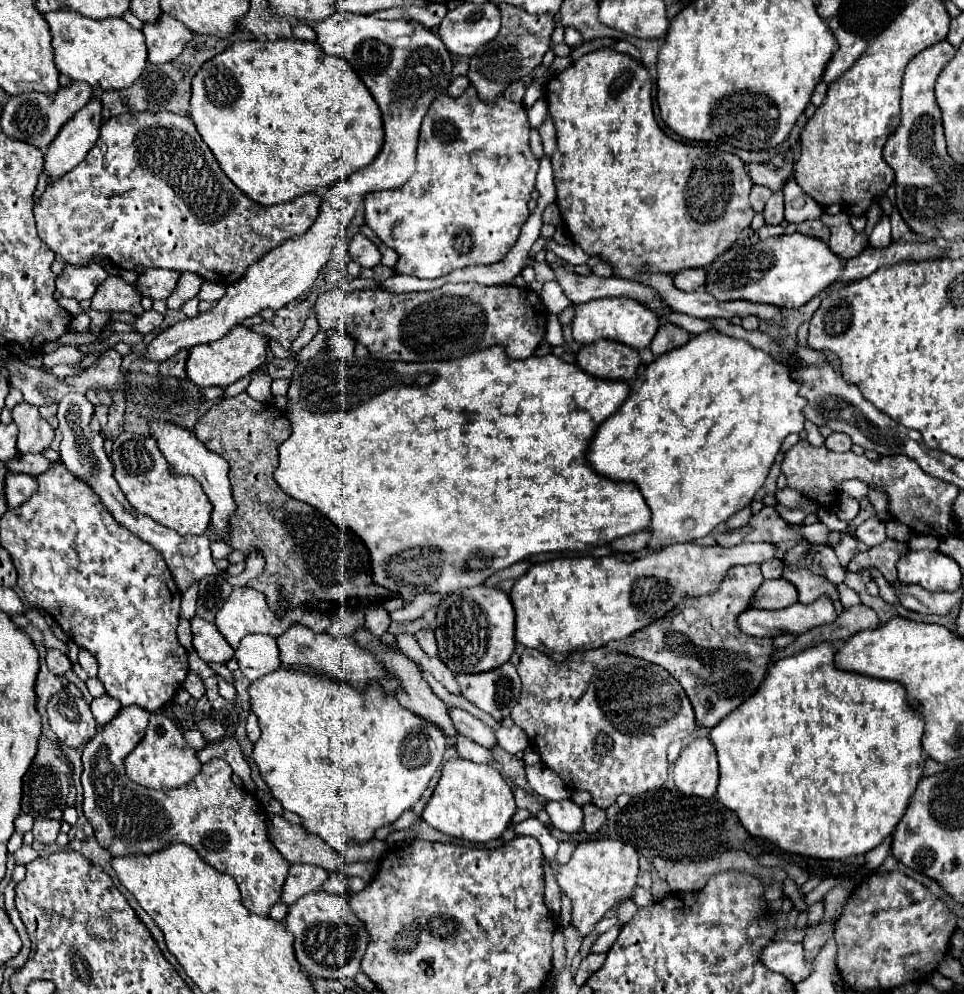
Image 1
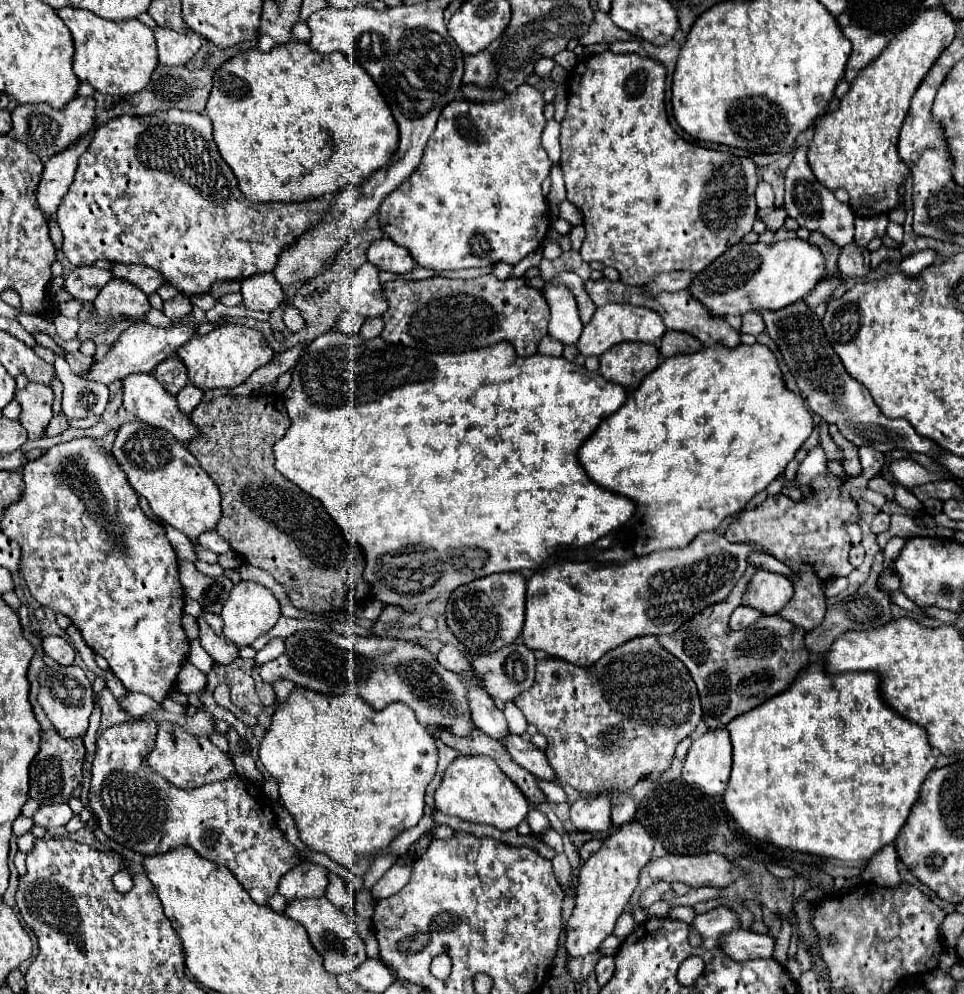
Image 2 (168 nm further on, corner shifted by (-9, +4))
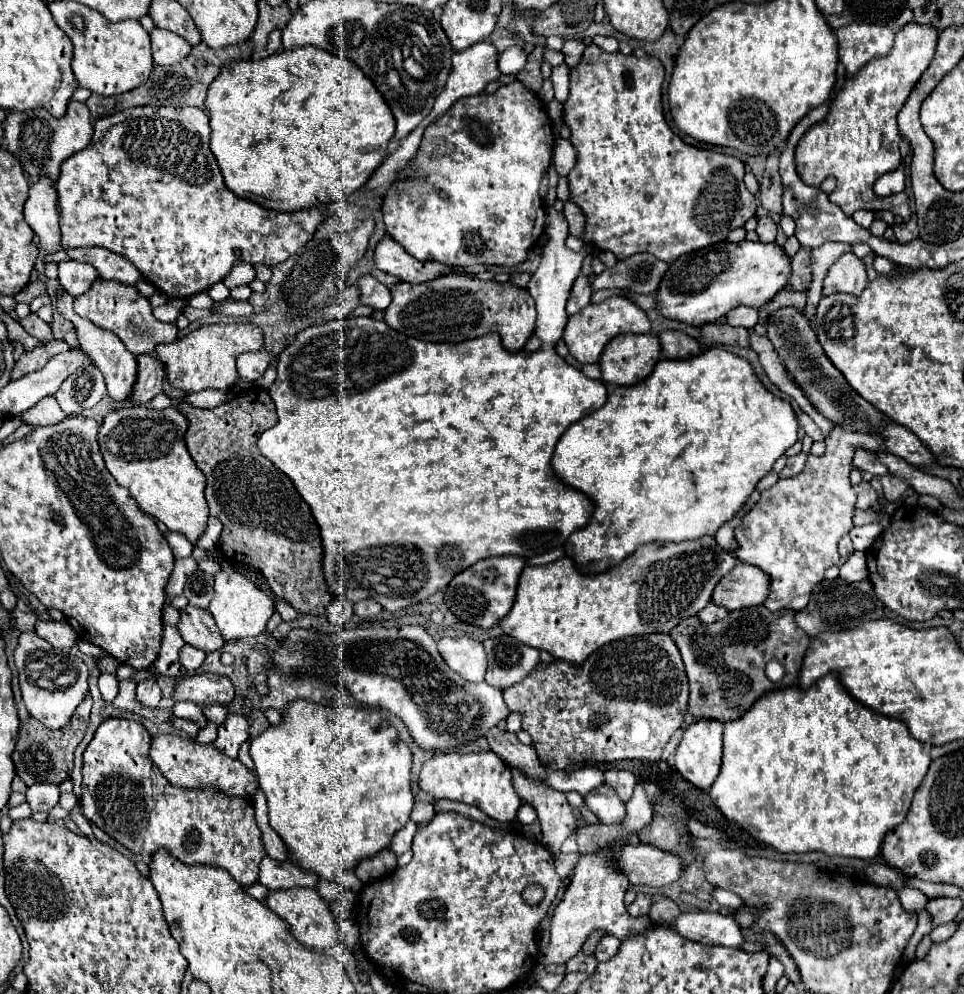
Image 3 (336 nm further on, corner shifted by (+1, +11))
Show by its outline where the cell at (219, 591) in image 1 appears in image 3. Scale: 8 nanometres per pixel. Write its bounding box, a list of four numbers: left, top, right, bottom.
[183,570,213,608]

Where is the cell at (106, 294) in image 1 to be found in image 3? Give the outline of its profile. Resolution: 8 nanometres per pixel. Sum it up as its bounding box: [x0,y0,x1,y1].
[75,278,179,356]

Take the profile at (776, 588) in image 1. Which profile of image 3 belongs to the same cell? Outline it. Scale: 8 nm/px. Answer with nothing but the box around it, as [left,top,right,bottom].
[711,564,769,610]

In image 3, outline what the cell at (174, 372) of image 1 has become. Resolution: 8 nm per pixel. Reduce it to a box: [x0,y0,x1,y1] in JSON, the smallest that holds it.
[129,354,165,406]

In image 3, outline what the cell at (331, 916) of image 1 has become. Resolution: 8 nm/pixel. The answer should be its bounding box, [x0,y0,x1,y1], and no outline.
[265,888,339,950]

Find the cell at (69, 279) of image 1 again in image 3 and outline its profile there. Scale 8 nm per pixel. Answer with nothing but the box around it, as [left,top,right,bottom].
[59,260,97,296]

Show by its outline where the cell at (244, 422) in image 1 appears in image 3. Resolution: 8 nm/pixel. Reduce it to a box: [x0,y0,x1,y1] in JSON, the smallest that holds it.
[179,388,333,614]

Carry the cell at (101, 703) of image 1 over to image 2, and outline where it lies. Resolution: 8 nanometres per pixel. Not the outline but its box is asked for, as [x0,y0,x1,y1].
[119,693,161,717]

